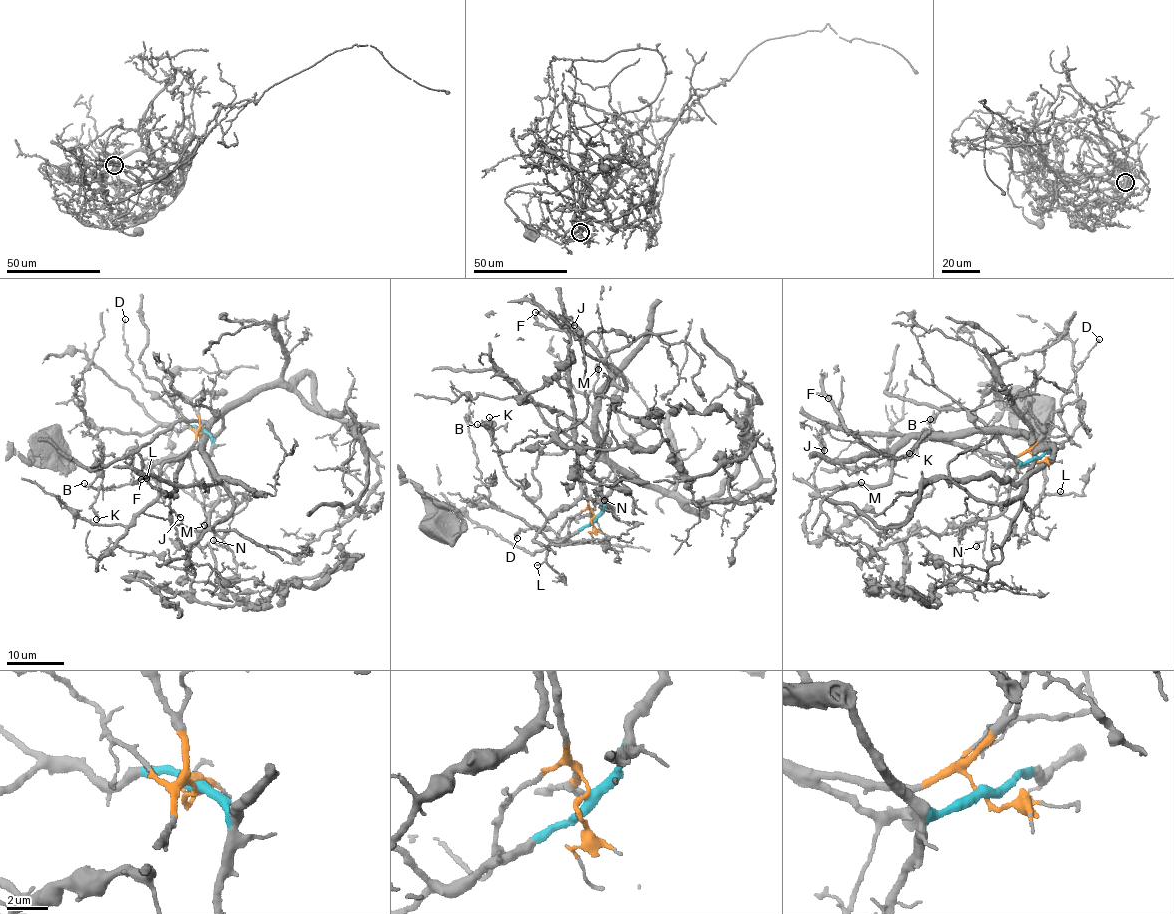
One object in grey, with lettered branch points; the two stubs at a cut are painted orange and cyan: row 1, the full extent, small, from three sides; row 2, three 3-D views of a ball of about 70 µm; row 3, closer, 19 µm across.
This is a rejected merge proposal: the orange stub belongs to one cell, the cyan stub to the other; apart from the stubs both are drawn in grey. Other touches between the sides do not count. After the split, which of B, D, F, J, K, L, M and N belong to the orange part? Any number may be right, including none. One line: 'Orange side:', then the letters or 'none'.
Orange side: B, D, J, K, L, N

